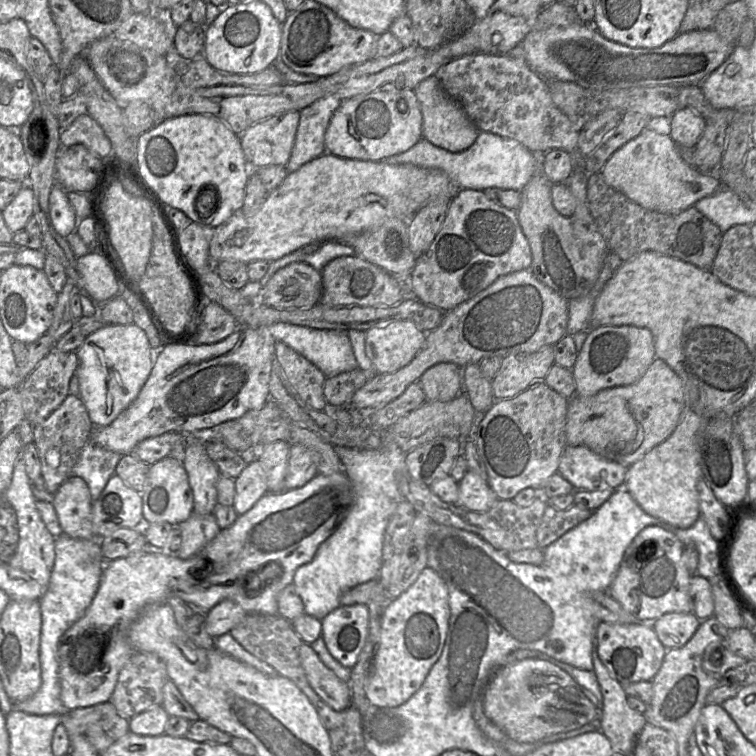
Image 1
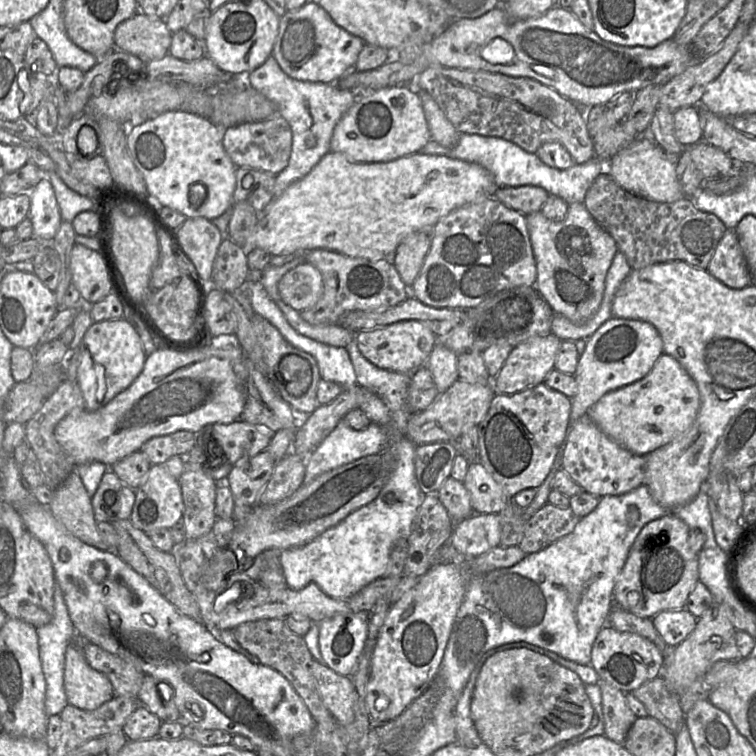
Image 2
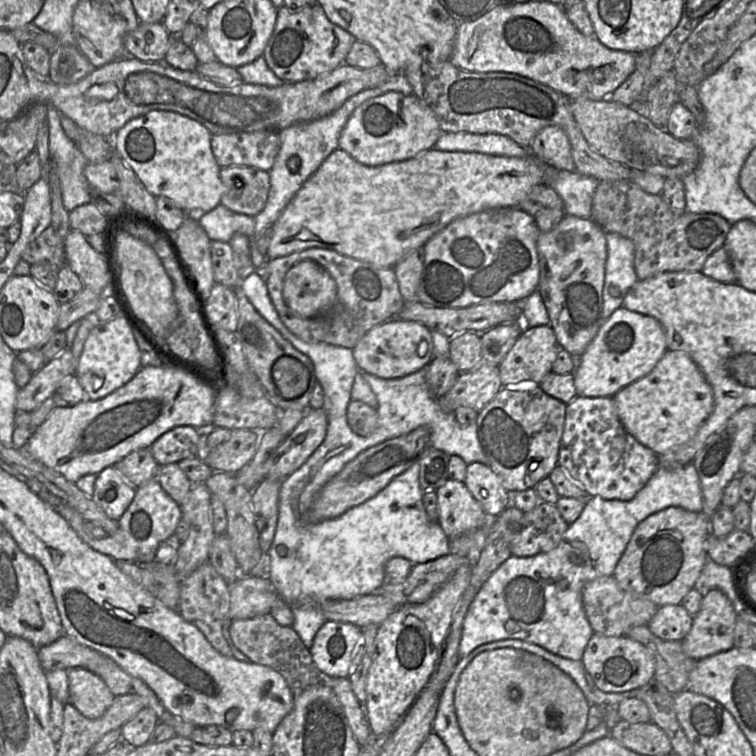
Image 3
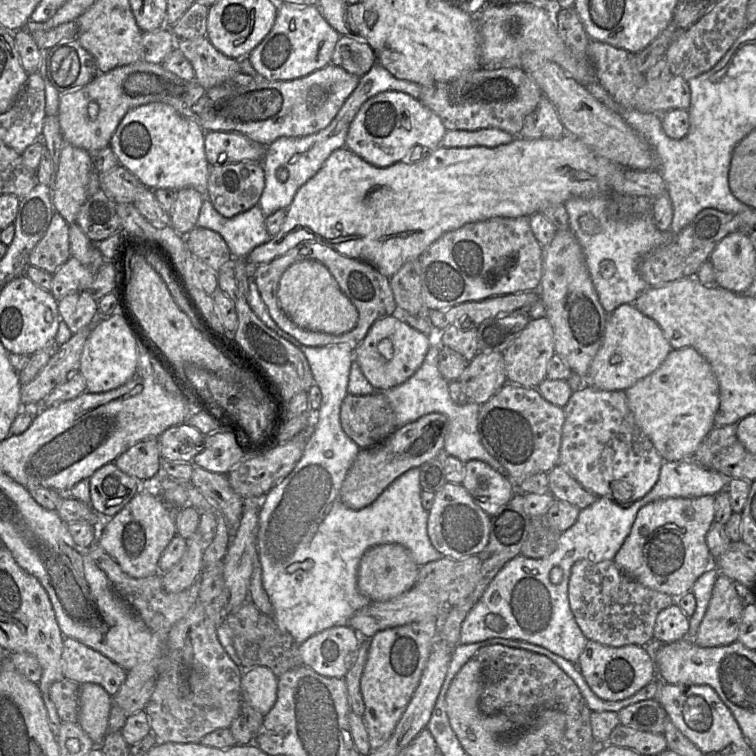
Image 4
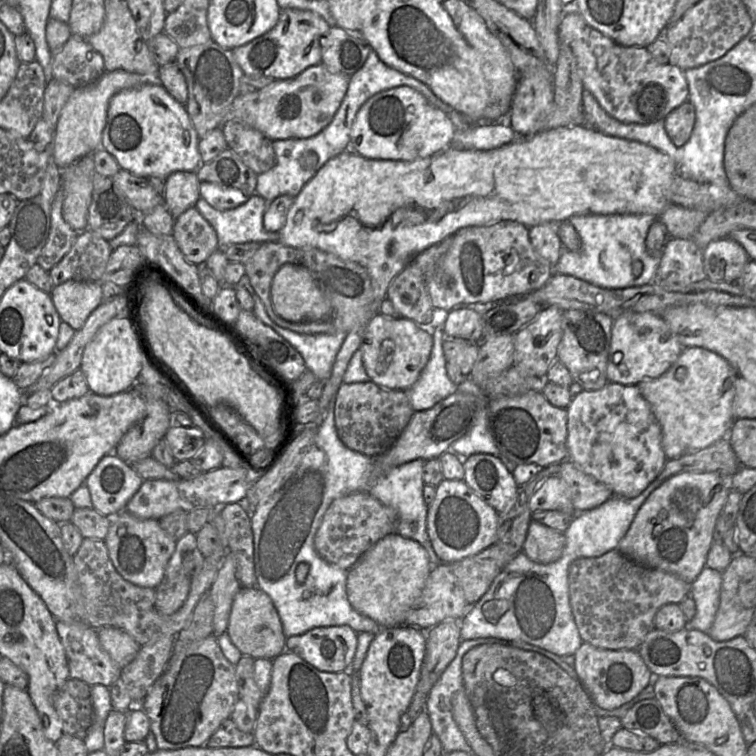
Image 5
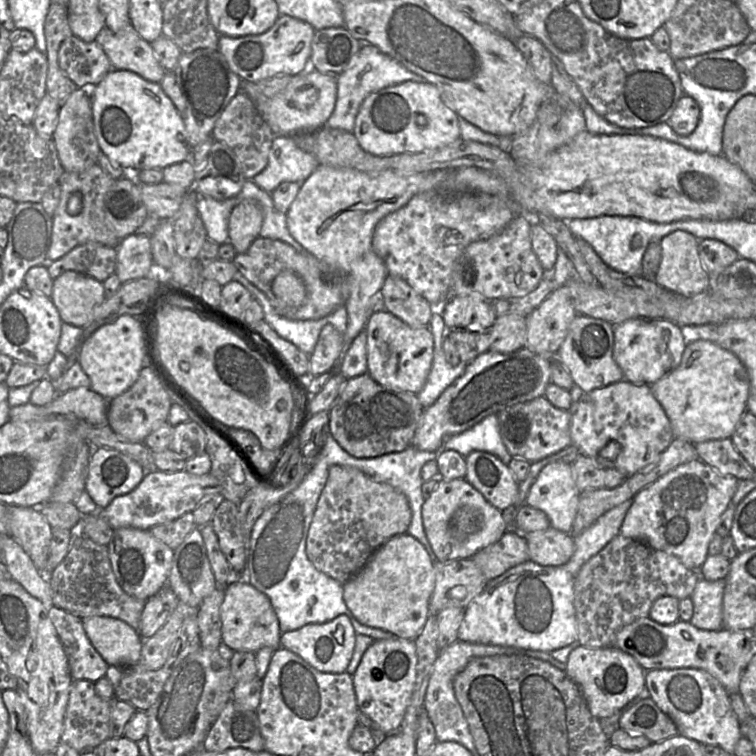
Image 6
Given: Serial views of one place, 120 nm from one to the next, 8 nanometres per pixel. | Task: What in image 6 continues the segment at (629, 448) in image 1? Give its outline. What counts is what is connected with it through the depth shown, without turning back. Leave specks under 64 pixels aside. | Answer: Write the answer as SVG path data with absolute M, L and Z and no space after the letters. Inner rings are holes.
M696 334L695 337L689 338L688 336L677 368L651 384L650 389L670 421L674 438L682 438L695 444L708 440L731 438L741 417L747 411L750 379L745 366L736 355Z

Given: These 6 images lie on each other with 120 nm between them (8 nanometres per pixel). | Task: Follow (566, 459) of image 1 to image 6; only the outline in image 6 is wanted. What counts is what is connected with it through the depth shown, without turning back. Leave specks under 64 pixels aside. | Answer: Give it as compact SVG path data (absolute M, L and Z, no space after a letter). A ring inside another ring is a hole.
M622 380L606 387L583 393L568 411L571 417L572 444L581 455L598 457L609 443L617 442L620 453L614 466L626 477L656 465L661 454L674 439L670 421L650 385L635 384Z

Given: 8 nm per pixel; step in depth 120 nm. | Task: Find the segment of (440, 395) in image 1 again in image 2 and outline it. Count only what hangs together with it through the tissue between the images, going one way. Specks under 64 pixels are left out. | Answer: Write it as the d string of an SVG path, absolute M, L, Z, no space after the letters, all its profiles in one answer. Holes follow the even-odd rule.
M439 340L436 342L426 366L430 370L439 394L445 392L459 379L457 354Z

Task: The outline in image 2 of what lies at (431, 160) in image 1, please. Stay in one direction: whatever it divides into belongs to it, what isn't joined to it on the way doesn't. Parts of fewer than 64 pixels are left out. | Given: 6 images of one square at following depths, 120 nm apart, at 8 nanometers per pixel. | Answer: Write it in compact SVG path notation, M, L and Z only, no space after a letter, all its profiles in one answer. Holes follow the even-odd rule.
M460 133L458 143L453 147L444 147L430 140L420 152L479 164L492 174L499 187L538 186L545 189L549 195L562 198L569 205L584 202L586 193L595 178L606 172L607 163L595 156L585 163L574 163L570 168L561 170L546 165L536 153L529 153L506 139L468 133Z

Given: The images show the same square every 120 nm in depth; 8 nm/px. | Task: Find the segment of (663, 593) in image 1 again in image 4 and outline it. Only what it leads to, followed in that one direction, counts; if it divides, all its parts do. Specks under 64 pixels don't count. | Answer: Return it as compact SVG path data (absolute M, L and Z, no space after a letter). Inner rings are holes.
M713 495L666 498L648 503L638 511L614 562L627 578L649 589L679 598L691 591L695 581L705 571L716 568L716 559L711 557L706 543L714 517Z

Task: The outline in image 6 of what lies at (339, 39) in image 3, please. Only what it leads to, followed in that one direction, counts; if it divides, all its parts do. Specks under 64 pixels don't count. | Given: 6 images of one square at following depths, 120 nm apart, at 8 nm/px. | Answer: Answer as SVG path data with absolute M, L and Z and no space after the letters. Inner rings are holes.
M280 15L275 24L260 35L237 38L219 36L218 50L243 82L256 83L275 76L296 76L310 67L311 41L315 32L307 22Z

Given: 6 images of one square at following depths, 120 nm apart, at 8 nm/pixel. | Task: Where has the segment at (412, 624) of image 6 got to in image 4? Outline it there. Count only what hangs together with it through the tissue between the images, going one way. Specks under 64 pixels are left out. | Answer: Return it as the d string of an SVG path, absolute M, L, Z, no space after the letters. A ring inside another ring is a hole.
M395 543L381 544L367 550L361 558L357 573L357 586L361 593L372 602L387 601L413 588L418 572L419 566L404 546Z

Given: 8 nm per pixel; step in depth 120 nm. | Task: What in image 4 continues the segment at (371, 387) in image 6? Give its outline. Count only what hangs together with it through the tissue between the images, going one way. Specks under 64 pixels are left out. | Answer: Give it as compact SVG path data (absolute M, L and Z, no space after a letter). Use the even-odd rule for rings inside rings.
M382 391L370 395L347 394L340 408L345 434L361 449L382 443L398 427L391 405Z

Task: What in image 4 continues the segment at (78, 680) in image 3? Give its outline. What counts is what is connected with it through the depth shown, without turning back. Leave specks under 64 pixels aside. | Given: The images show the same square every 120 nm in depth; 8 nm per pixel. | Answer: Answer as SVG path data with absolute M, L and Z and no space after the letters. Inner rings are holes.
M83 683L79 688L79 724L101 746L108 733L112 696L99 684Z

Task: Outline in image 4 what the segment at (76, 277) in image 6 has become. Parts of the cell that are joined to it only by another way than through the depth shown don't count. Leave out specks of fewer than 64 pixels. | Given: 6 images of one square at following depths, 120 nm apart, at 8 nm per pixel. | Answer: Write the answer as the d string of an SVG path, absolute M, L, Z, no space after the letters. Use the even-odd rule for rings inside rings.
M88 290L69 294L58 301L61 318L75 334L93 323L98 315L98 301Z

